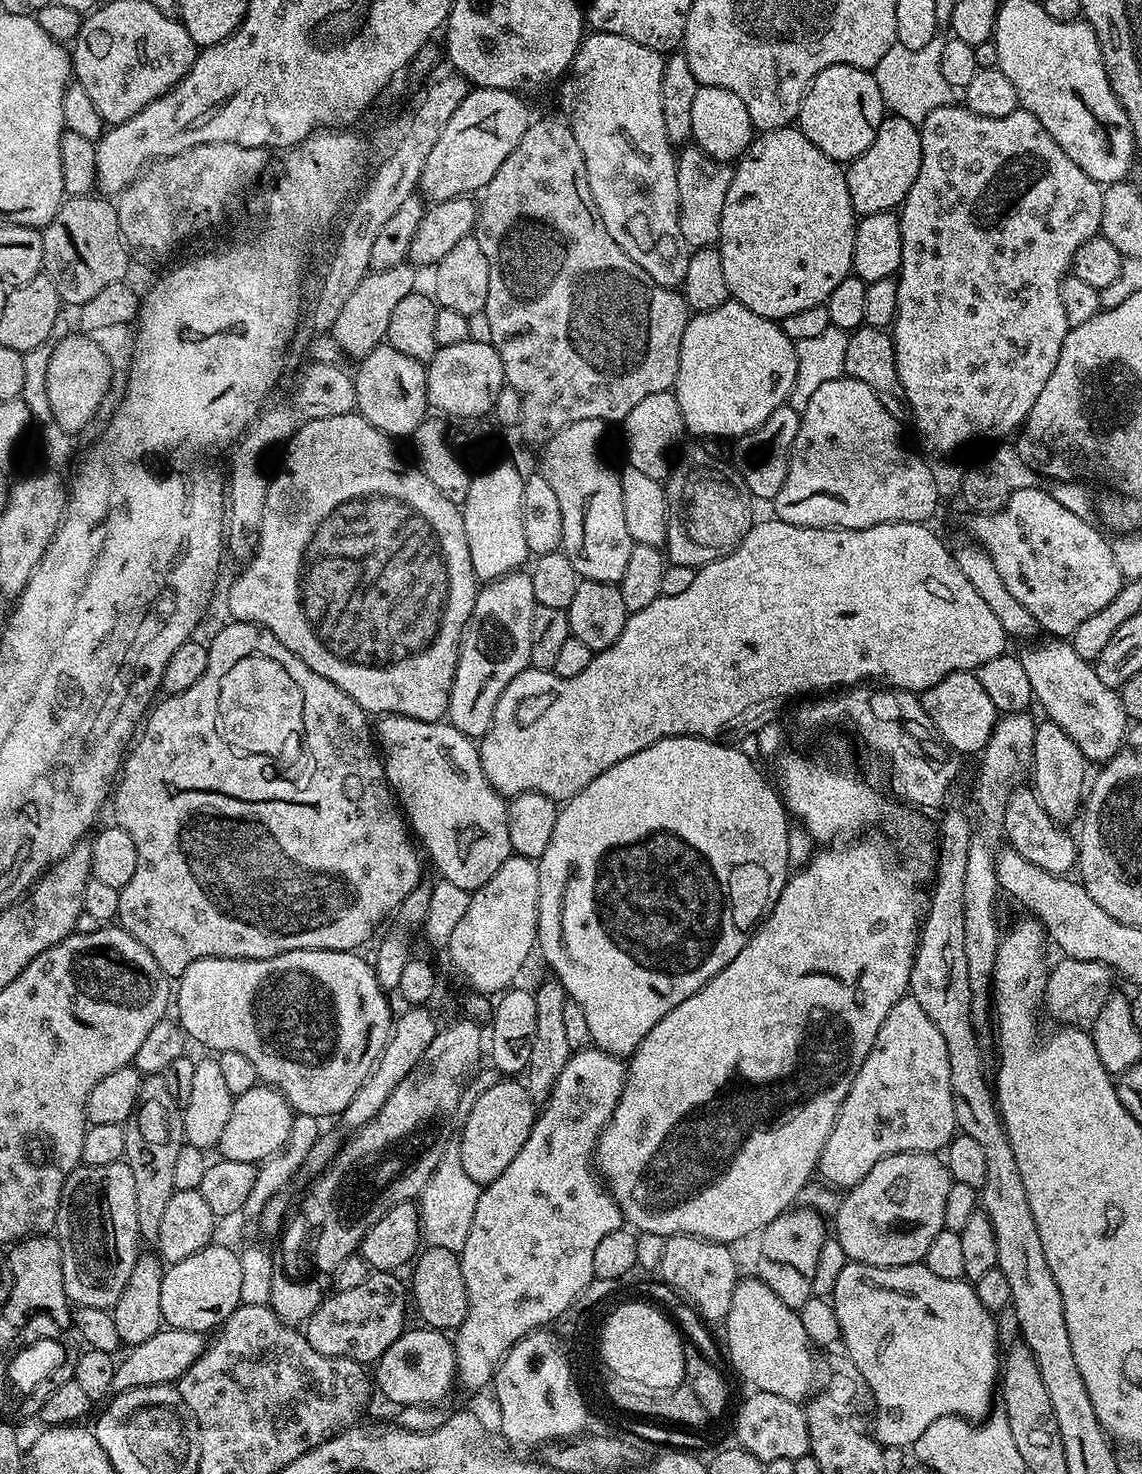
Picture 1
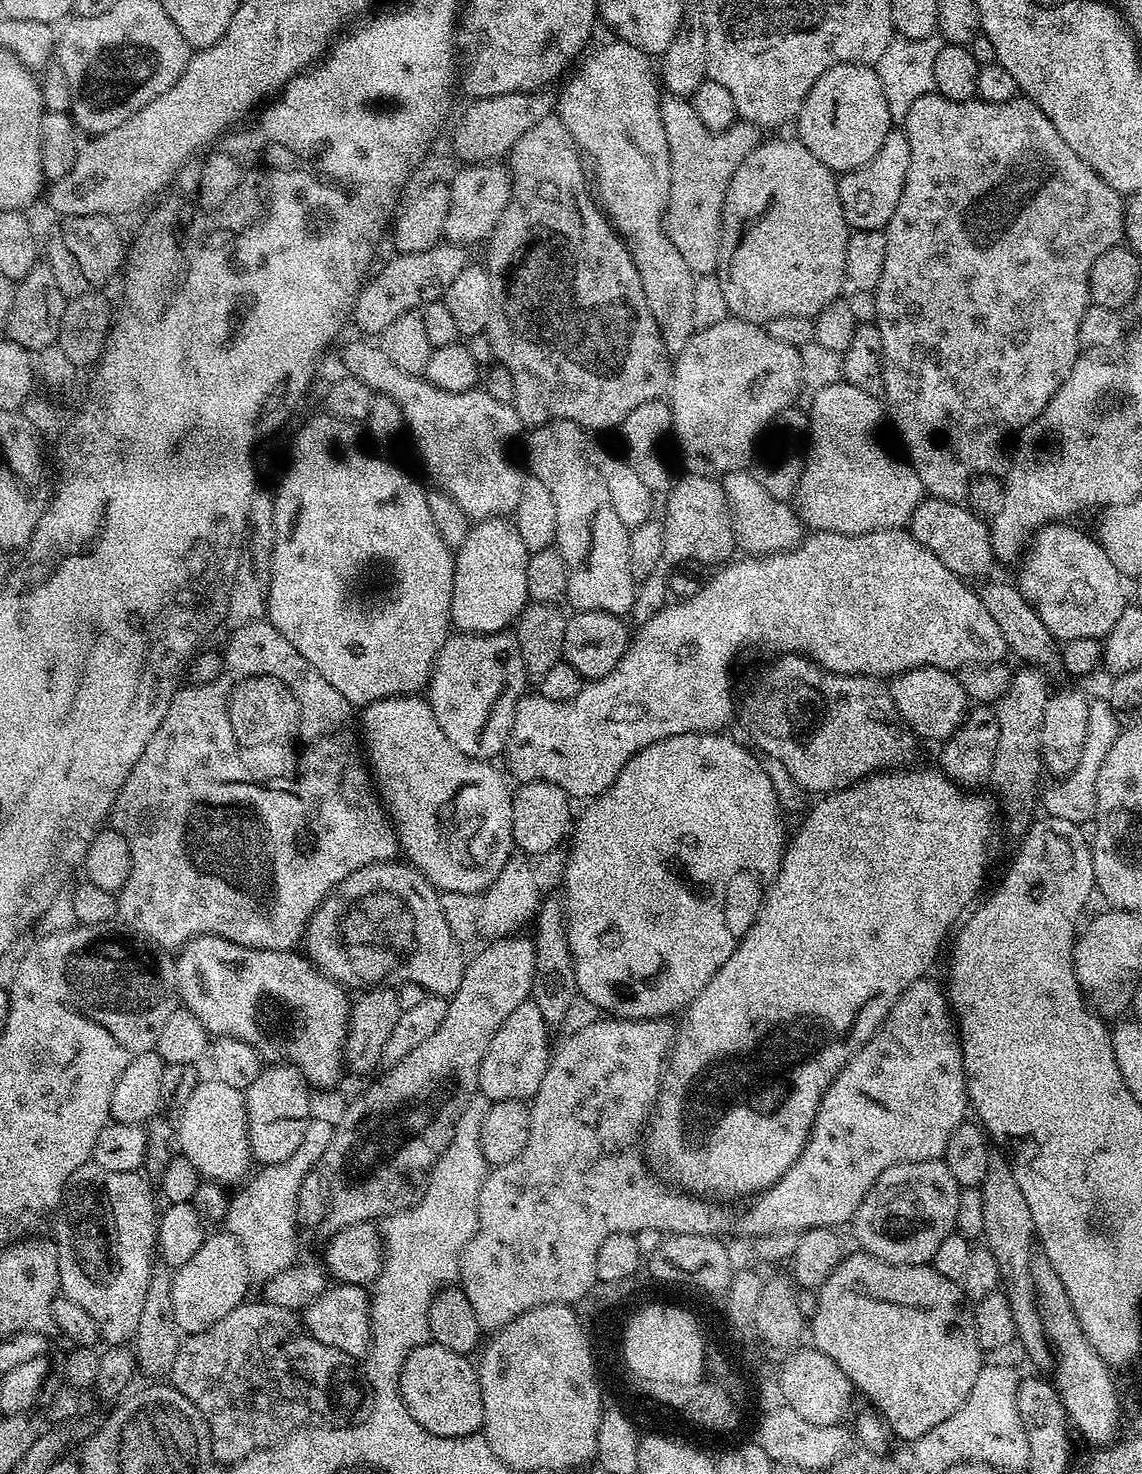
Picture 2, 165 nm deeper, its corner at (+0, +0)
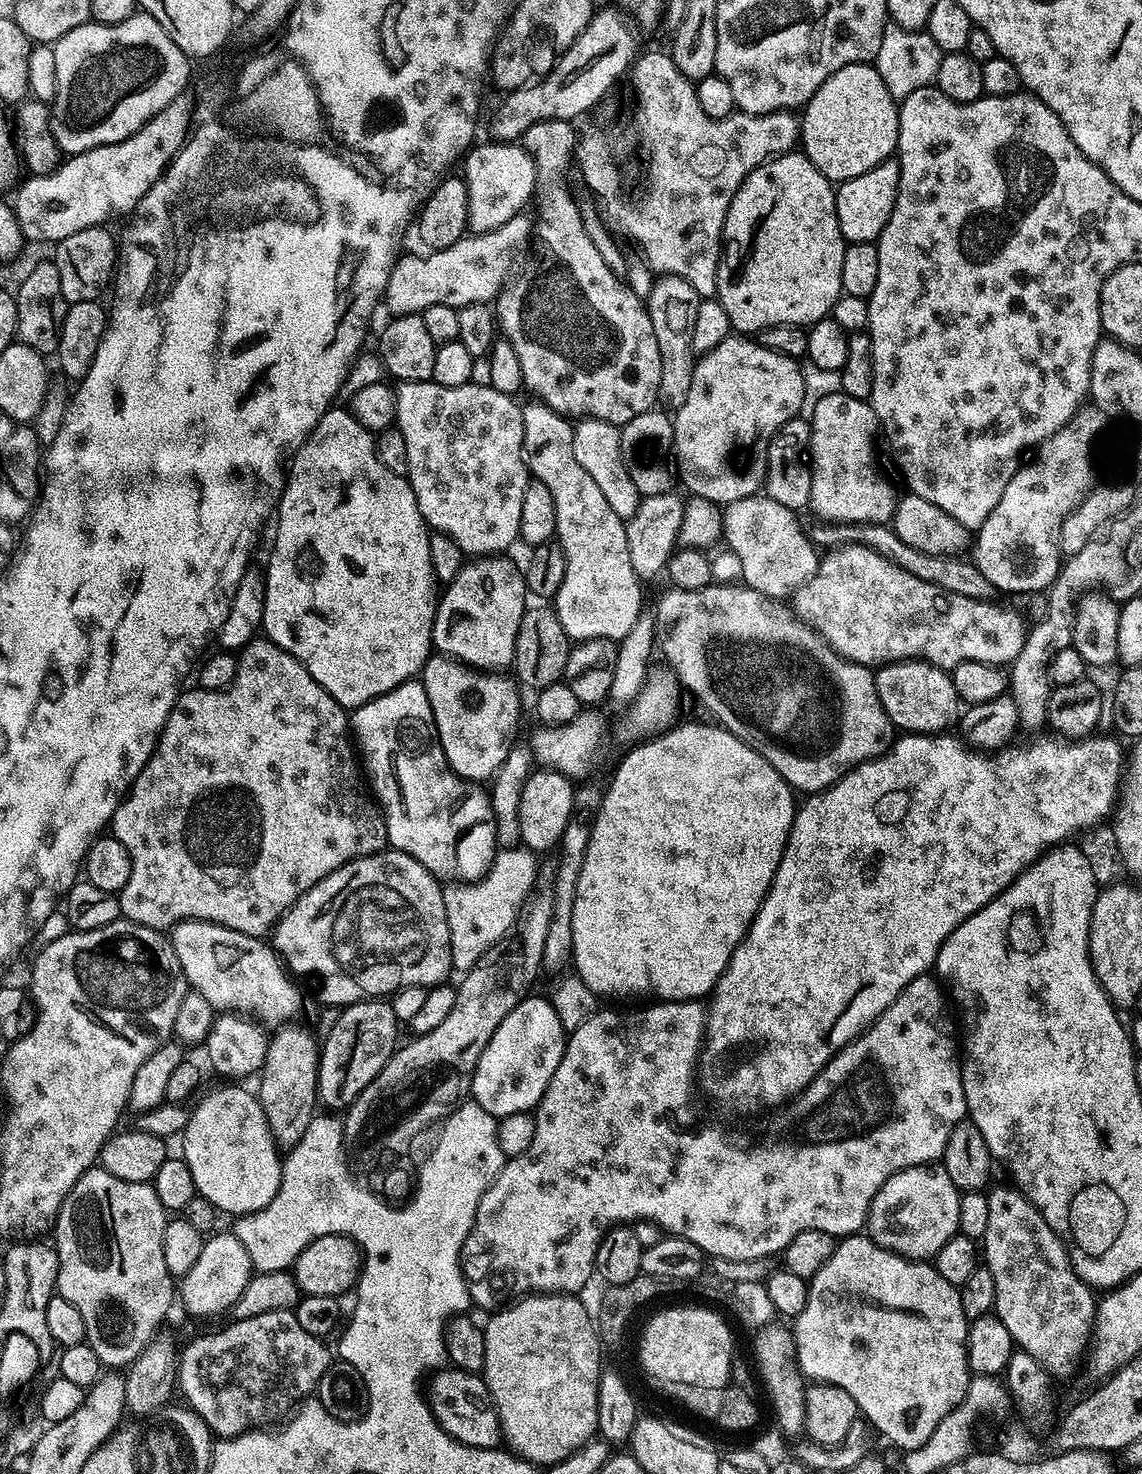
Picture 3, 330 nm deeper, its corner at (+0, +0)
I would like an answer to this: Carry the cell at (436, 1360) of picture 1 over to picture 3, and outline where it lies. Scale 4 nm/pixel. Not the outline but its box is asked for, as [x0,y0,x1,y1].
[430,1367,502,1448]

